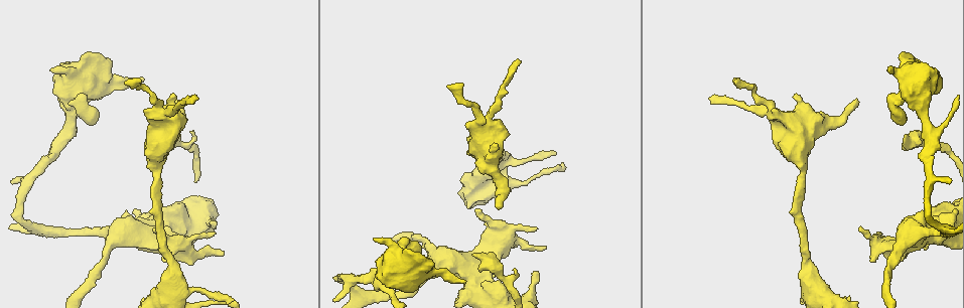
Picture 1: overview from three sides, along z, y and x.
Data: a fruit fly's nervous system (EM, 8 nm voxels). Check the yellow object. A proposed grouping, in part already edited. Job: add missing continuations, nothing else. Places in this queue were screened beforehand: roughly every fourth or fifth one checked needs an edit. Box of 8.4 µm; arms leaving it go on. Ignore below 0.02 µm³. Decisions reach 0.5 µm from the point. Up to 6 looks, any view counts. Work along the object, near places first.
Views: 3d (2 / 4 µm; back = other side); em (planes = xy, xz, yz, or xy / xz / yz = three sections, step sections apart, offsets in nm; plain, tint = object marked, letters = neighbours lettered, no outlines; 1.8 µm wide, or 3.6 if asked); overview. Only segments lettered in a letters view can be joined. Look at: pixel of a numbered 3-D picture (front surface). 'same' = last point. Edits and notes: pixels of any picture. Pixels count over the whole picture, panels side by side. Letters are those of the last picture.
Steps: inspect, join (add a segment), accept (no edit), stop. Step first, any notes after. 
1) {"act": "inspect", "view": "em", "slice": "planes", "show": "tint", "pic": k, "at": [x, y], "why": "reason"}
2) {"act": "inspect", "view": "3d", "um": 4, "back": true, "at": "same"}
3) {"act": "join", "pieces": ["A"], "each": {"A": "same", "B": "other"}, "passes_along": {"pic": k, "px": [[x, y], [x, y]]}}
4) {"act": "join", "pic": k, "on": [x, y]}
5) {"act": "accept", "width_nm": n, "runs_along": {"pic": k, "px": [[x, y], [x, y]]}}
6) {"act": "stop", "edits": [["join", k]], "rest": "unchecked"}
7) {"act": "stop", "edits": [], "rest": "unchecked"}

{"act": "inspect", "view": "3d", "um": 2, "pic": 1, "at": [183, 246], "why": "sudden change in width"}

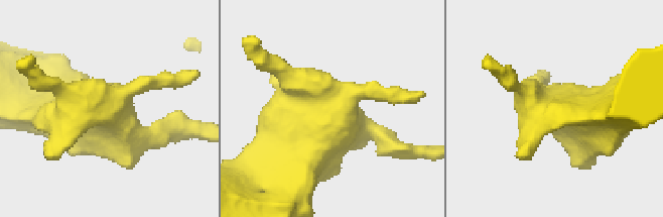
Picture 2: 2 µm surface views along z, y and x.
{"act": "inspect", "view": "em", "slice": "planes", "show": "letters", "pic": 2, "at": [108, 107]}

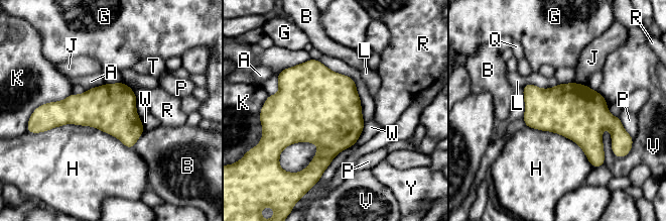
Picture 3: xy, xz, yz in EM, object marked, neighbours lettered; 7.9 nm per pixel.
{"act": "accept", "longest_contact_nm": ["H", 750], "each": {"A": "other", "B": "other", "G": "other", "H": "other", "J": "other", "K": "other", "L": "other", "P": "other", "Q": "other", "R": "other", "T": "other", "V": "other", "W": "other", "Y": "other"}, "border": {"pic": 3, "px": [[43, 131], [90, 125], [132, 148]]}, "found": "no lettered segment goes on from it"}

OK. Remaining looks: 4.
{"act": "inspect", "view": "em", "slice": "yz", "step": 4, "show": "tint", "pic": 1, "at": [465, 281], "why": "an open end"}

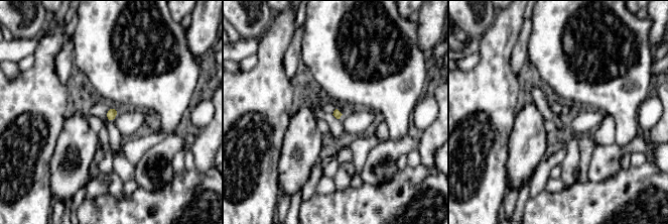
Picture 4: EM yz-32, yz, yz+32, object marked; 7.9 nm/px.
{"act": "inspect", "view": "em", "slice": "planes", "show": "letters", "at": "same"}

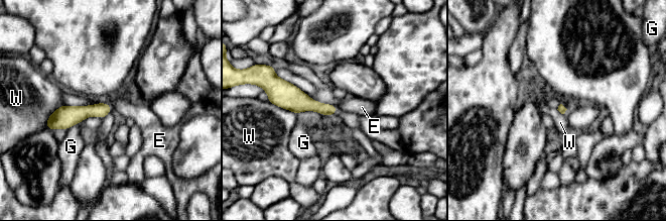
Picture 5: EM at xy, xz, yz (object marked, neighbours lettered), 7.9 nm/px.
{"act": "accept", "each": {"E": "other", "G": "other", "W": "other"}, "runs_along": {"pic": 5, "px": [[108, 107], [69, 115], [50, 123]]}, "found": "no lettered segment goes on from it"}

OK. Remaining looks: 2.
{"act": "inspect", "view": "em", "slice": "xz", "step": 4, "show": "letters", "pic": 1, "at": [921, 131], "why": "thin end"}

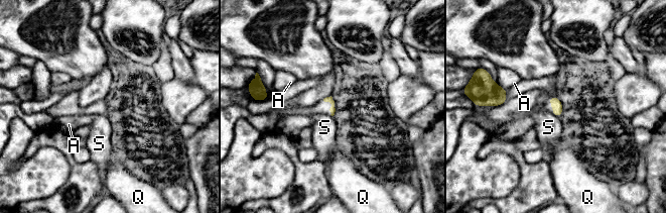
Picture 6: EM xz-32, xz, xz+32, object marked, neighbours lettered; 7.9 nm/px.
{"act": "inspect", "view": "em", "slice": "planes", "show": "letters", "at": "same"}

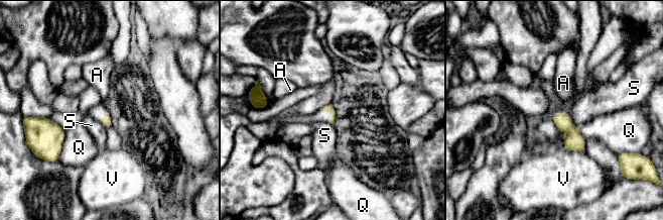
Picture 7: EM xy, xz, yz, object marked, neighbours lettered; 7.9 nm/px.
{"act": "accept", "each": {"A": "other", "Q": "other", "S": "other", "V": "other"}, "border": {"pic": 7, "px": [[568, 113], [571, 122], [578, 128]]}, "found": "none of them fits"}

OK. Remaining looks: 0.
{"act": "stop", "edits": [], "rest": "unchecked"}

